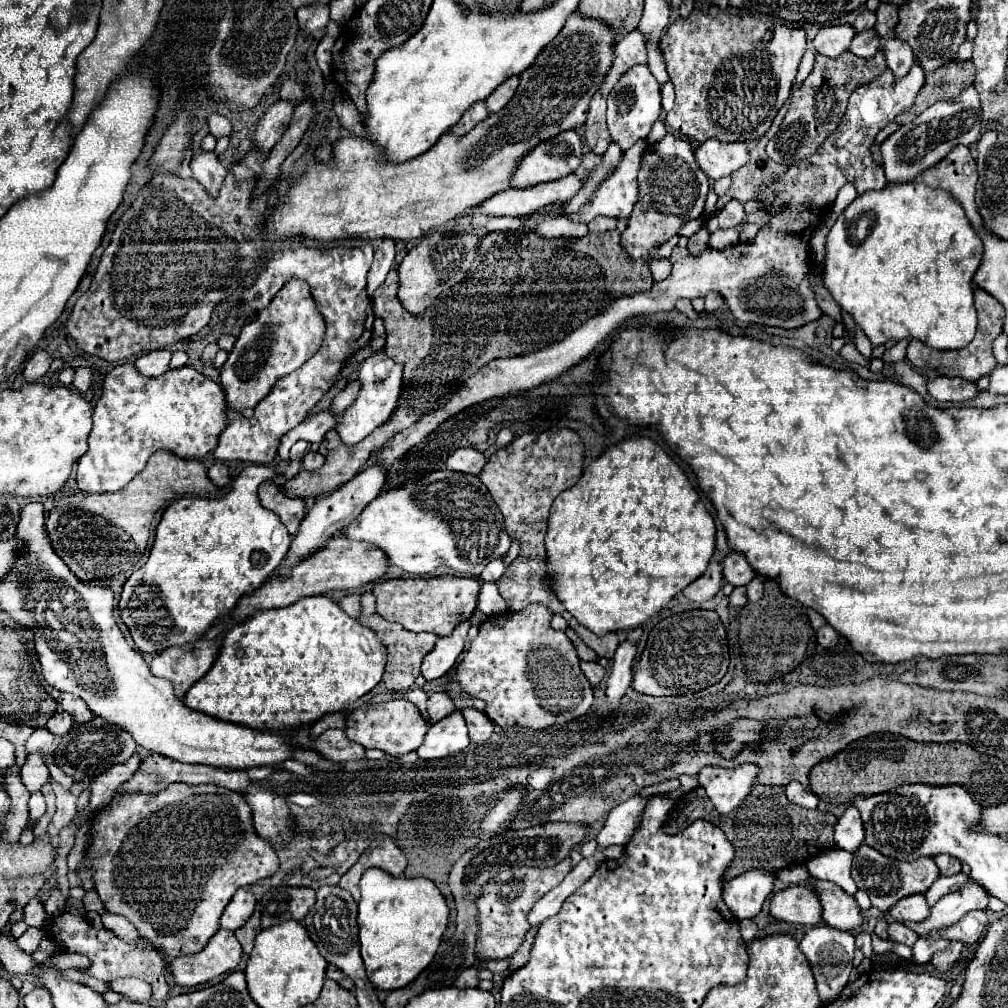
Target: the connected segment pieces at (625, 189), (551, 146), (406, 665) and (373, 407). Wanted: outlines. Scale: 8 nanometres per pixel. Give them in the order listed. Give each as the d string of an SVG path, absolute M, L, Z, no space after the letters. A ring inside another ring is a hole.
M641 140L623 152L619 168L609 176L599 190L591 196L589 204L579 210L573 220L591 222L595 216L609 216L609 218L627 218L633 210L633 204L639 200L637 192L637 170L641 162L641 154L647 148L647 142Z
M565 130L555 136L553 142L541 142L519 160L519 166L511 176L511 188L531 188L559 180L579 168L581 154L583 140L575 134L575 130Z
M363 592L363 594L361 594L361 606L363 606L363 616L359 618L359 622L361 622L363 626L369 626L371 630L375 630L375 632L379 634L381 642L389 648L387 668L385 668L385 674L383 674L385 688L391 690L391 692L405 692L405 690L409 690L409 686L413 686L415 678L417 678L419 672L421 672L419 668L421 668L423 658L427 656L427 652L433 650L437 636L435 636L435 634L429 634L429 632L415 634L415 632L405 630L401 624L391 624L391 622L387 622L385 618L381 618L381 616L375 612L375 596L373 596L373 592Z
M377 350L371 358L367 358L361 368L359 368L359 394L355 398L355 402L343 412L343 420L337 426L337 432L341 436L343 442L347 444L357 444L361 442L365 436L369 436L377 426L381 426L383 422L389 420L391 412L395 410L395 402L399 398L401 392L401 374L403 374L403 366L399 366L397 362L393 362L385 350Z

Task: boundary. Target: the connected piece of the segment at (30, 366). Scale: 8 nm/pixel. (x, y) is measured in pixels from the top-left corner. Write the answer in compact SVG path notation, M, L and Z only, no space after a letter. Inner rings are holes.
M43 350L41 352L35 352L27 360L27 364L23 368L25 382L37 382L39 378L43 378L47 374L47 370L49 370L49 364L51 364L51 356L47 352L43 352Z

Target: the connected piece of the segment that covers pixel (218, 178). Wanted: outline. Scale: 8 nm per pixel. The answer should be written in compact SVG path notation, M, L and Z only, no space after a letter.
M199 150L191 160L191 170L193 170L193 178L197 178L205 186L205 190L209 190L211 196L217 196L219 186L225 178L225 168L219 156L215 152Z

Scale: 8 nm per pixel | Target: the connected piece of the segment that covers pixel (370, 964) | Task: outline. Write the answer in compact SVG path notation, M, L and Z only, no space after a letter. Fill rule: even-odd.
M371 868L359 882L359 944L367 978L379 990L397 990L415 980L435 958L449 924L449 908L439 888L427 878L391 876Z

